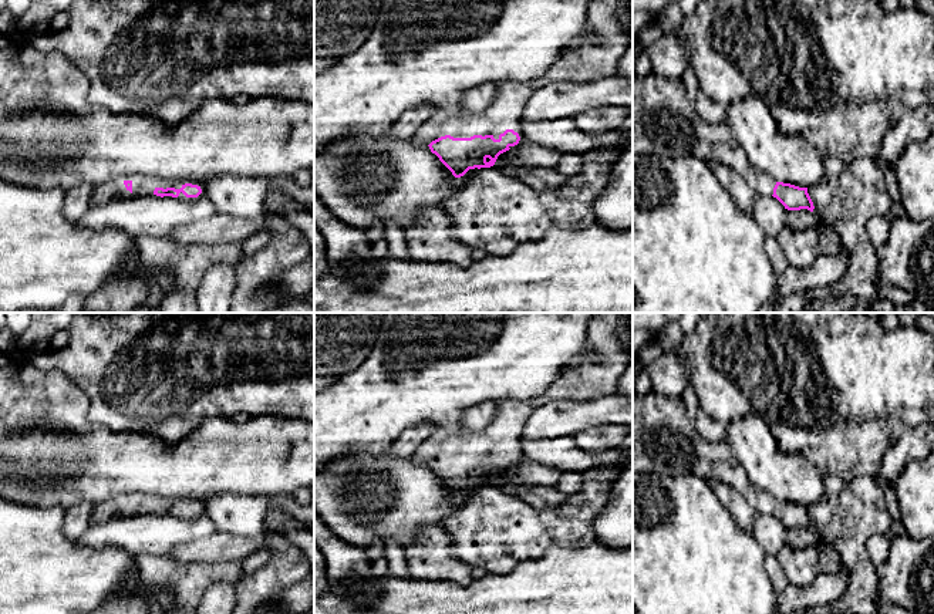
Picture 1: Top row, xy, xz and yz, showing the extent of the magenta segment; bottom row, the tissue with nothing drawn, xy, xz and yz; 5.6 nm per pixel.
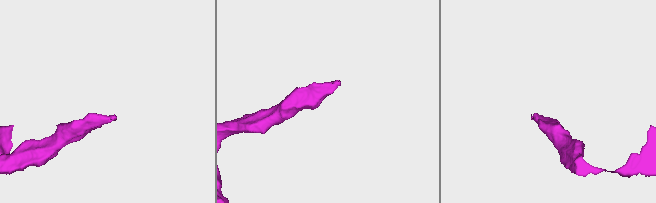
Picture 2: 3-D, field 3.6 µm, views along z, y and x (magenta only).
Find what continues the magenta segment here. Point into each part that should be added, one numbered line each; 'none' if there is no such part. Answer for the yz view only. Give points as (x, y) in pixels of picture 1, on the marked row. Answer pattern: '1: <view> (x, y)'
1: yz (664, 121)

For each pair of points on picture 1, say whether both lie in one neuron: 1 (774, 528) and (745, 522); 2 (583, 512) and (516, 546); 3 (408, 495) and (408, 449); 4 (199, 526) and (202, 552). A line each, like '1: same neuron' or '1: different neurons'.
1: different neurons
2: same neuron
3: different neurons
4: different neurons

